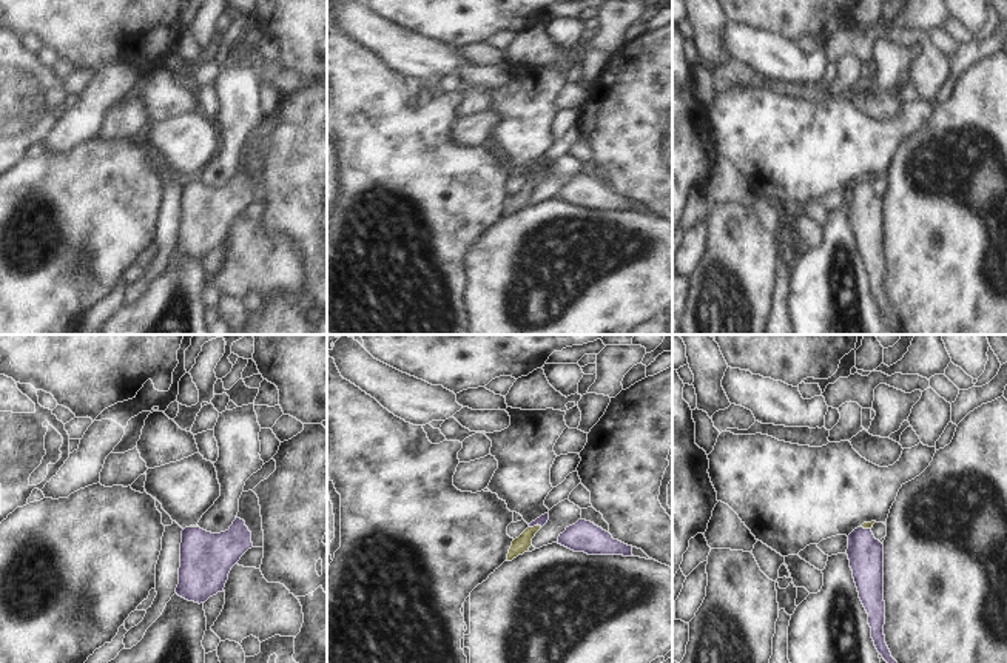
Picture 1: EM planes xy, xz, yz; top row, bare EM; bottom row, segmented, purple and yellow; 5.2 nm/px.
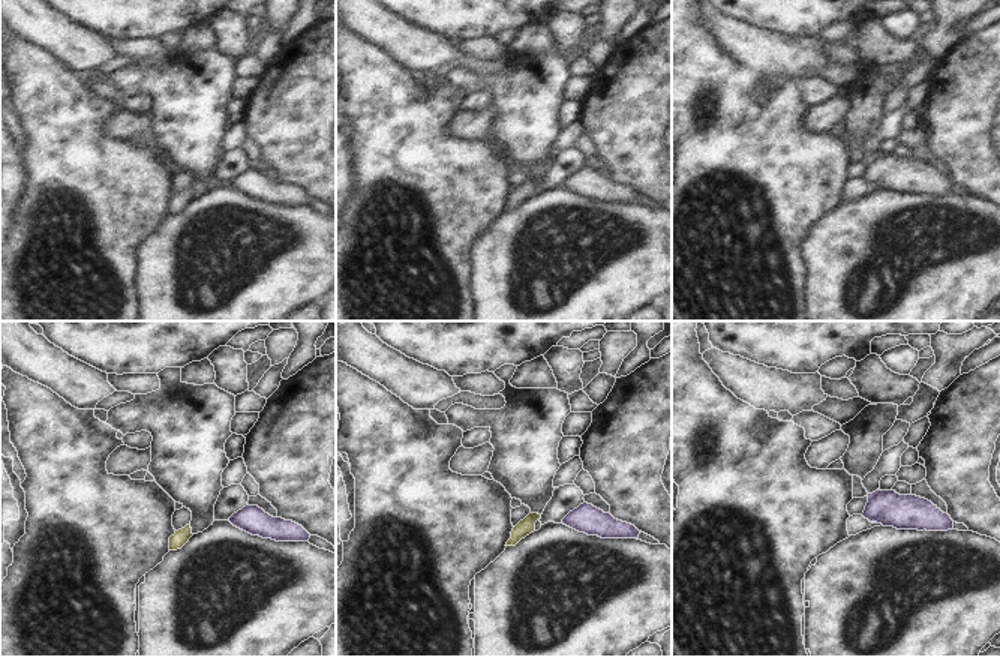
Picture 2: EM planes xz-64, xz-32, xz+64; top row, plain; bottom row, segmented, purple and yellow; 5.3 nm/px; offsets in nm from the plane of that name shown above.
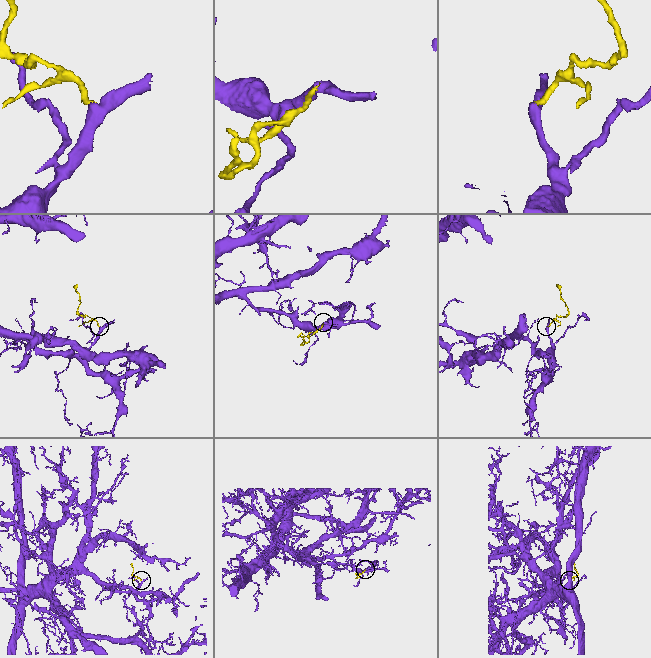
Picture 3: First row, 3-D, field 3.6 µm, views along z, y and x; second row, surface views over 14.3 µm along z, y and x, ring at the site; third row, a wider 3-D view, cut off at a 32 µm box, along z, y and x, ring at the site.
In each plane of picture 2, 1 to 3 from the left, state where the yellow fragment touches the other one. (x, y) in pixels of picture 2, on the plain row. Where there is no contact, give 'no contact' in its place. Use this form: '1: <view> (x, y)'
1: no contact
2: no contact
3: no contact

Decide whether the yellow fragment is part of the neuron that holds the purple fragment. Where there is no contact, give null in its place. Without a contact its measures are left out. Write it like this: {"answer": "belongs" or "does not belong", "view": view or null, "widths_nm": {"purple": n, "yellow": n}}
{"answer": "belongs", "view": "xz", "widths_nm": {"purple": 50, "yellow": 90}}

